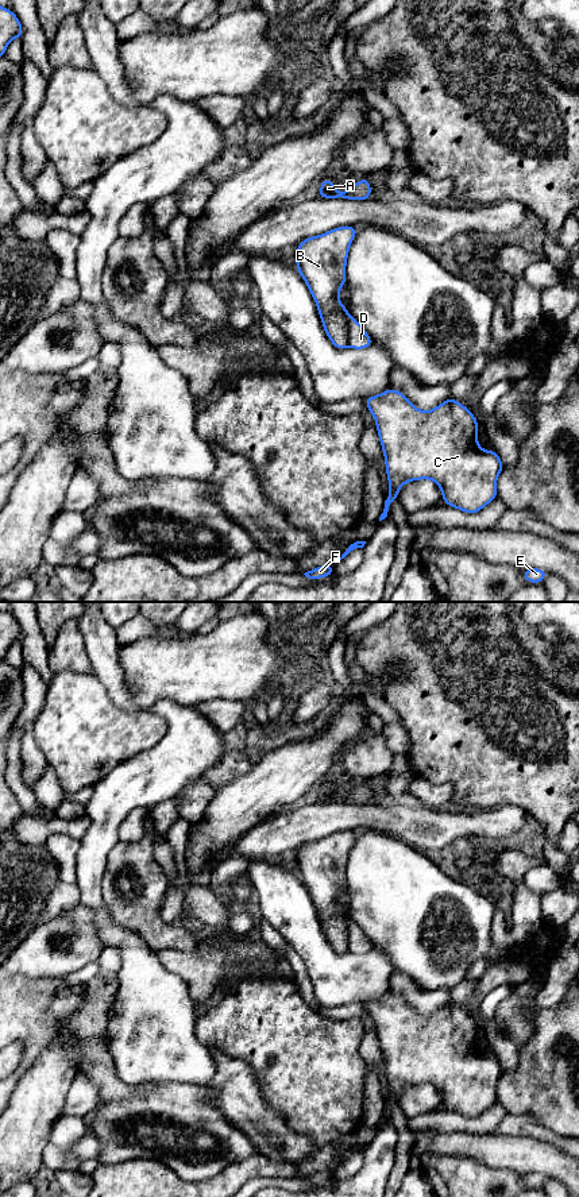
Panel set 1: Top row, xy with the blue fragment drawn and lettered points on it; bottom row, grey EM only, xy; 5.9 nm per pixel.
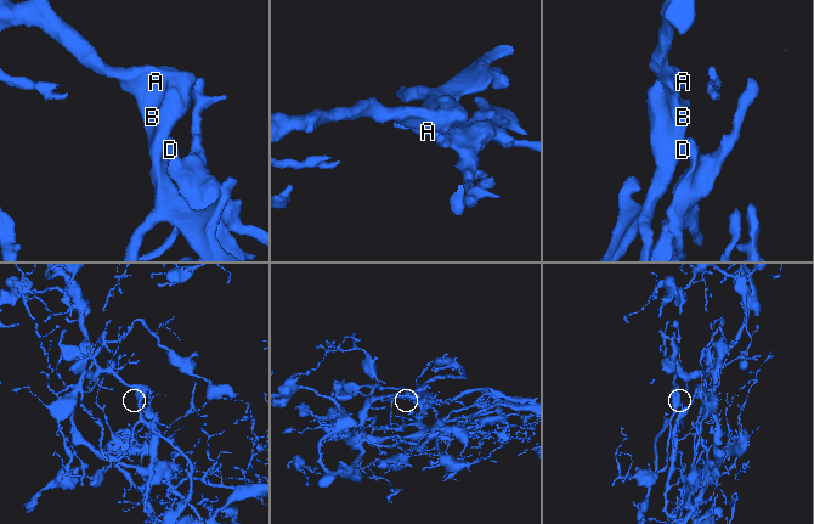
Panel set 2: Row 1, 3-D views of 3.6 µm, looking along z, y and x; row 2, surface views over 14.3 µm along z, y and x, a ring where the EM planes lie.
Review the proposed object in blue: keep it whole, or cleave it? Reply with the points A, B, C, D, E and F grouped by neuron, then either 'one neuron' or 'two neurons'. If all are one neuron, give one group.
A B / C D E F | two neurons

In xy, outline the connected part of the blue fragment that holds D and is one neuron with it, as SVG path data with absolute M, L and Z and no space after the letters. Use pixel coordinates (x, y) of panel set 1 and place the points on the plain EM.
M348 922L348 951L354 954L364 954L371 951L374 947L368 938L363 934L359 926Z

